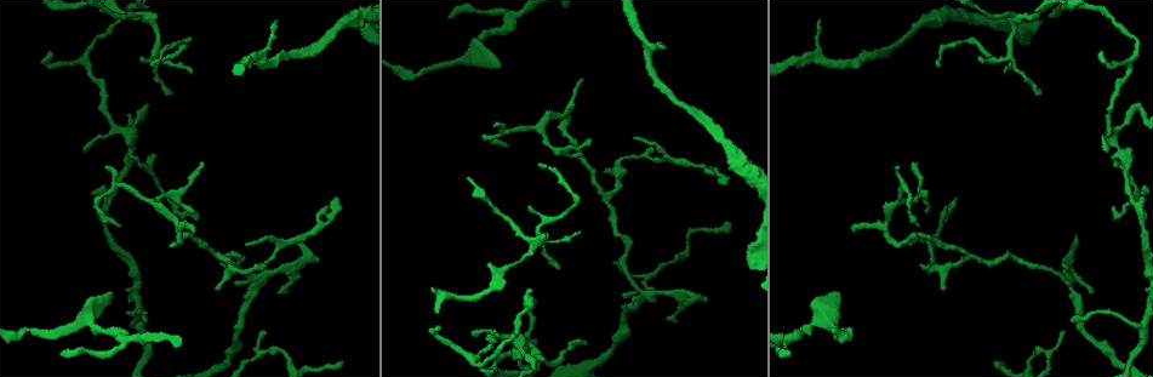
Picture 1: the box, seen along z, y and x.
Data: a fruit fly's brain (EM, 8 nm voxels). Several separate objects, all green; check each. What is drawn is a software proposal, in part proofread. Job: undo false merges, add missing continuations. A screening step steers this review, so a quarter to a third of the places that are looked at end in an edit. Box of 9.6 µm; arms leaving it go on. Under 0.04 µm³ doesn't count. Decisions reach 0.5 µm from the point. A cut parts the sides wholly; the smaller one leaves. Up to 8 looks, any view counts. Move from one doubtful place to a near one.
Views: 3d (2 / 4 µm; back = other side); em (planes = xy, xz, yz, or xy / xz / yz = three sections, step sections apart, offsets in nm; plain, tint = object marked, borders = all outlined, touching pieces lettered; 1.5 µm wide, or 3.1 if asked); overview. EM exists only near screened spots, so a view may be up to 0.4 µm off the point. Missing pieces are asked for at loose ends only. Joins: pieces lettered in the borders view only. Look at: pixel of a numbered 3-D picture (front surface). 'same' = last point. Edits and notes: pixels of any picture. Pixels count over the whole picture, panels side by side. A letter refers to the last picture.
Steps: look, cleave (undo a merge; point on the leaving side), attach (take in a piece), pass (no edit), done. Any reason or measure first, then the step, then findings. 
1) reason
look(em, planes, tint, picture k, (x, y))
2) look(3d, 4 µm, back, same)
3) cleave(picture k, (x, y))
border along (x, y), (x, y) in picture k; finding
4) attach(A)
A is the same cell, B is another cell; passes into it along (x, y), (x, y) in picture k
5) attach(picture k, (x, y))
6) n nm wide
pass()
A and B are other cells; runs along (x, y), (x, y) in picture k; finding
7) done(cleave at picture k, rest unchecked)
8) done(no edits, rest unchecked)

branch stops here
look(em, planes, borders, picture 1, (1066, 280))

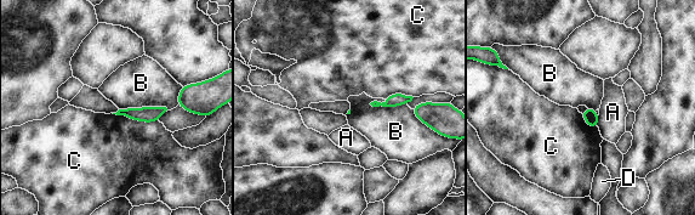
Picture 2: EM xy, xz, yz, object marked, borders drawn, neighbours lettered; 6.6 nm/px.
pass()
A, B, C and D are other cells; runs along (161, 109), (155, 113), (121, 112) in picture 2; no lettered piece goes on from it

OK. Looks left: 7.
an open end
look(em, planes, borders, picture 1, (146, 322))

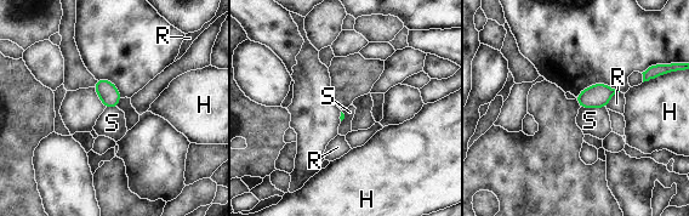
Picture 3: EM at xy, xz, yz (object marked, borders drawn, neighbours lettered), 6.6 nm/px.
pass()
H, R and S are other cells; border along (580, 107), (605, 108) in picture 3; no lettered piece goes on from it

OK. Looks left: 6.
thin end
look(em, planes, plain, picture 1, (938, 62))

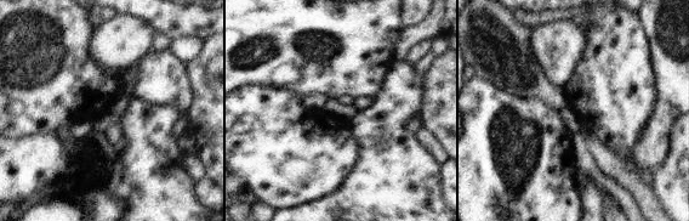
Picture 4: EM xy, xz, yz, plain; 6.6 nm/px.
look(em, planes, tint, same)

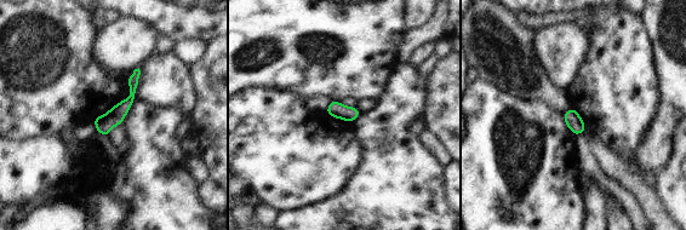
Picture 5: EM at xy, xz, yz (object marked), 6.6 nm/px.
what lies round it
look(em, planes, borders, same)

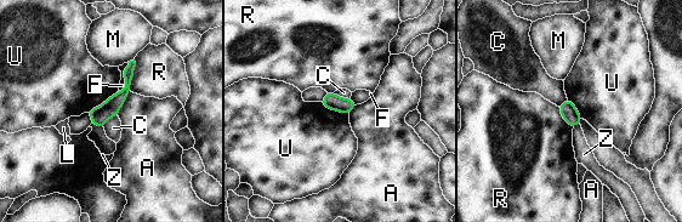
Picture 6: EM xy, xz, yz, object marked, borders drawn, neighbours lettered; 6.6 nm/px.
pass()
A, C, F, L, M, R, U and Z are other cells; border along (118, 90), (87, 112) in picture 6; no lettered piece goes on from it

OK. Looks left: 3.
done(no edits, rest unchecked)

